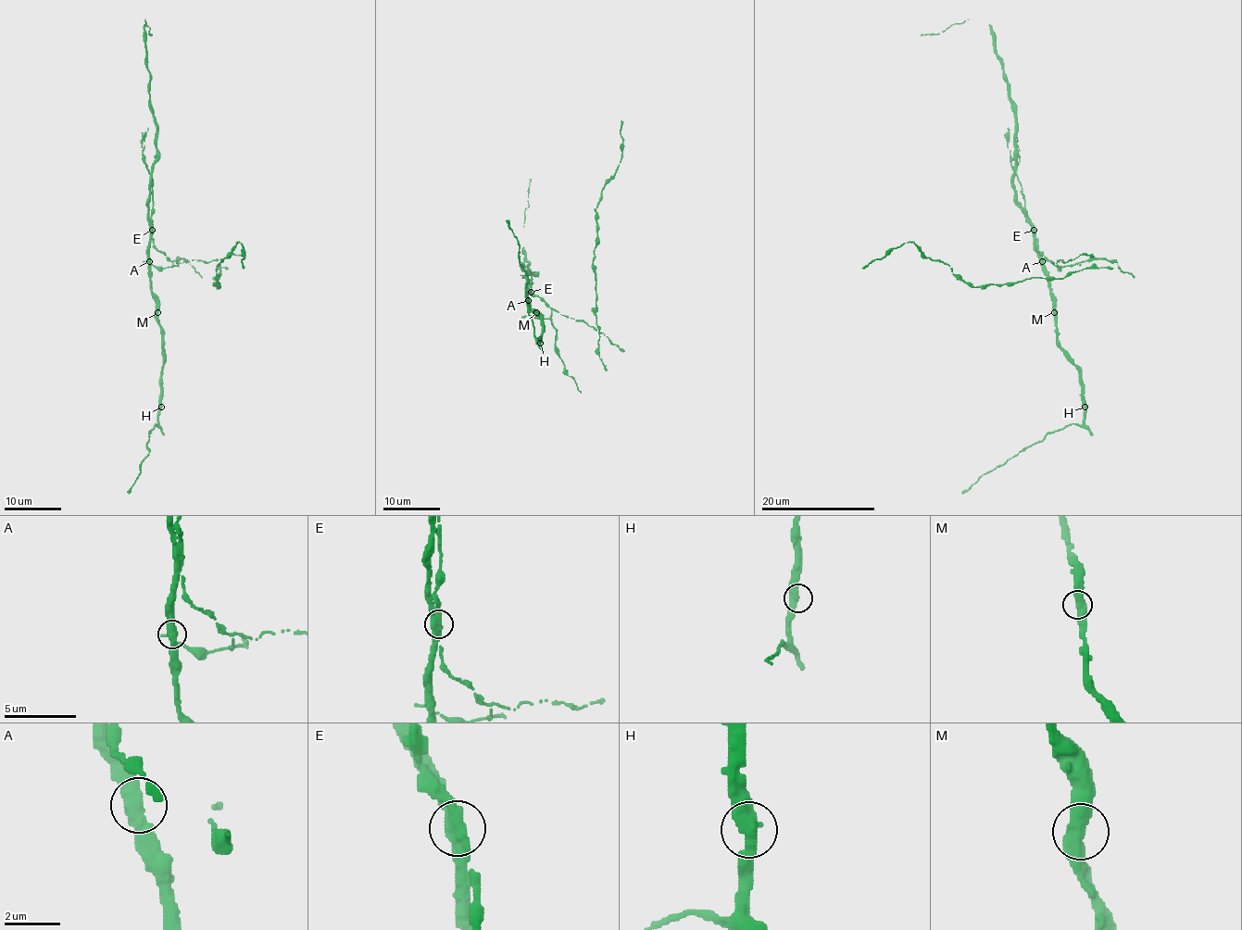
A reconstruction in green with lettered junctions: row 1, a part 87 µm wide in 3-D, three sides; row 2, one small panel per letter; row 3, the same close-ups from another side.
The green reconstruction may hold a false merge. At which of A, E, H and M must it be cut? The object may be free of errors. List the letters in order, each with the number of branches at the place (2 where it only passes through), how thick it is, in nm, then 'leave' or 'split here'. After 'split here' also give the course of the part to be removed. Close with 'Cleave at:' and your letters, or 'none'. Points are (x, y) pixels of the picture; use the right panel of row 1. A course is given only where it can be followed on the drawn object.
A: 2 branches meet; 460 nm thick; leave
E: 2 branches meet; 480 nm thick; split here; foreign part runs (1034, 230), (1036, 250), (1049, 261), (1069, 259), (1071, 271), (1062, 278), (971, 287), (909, 241), (862, 269)
H: 2 branches meet; 480 nm thick; leave
M: 2 branches meet; 480 nm thick; leave
Cleave at: E

